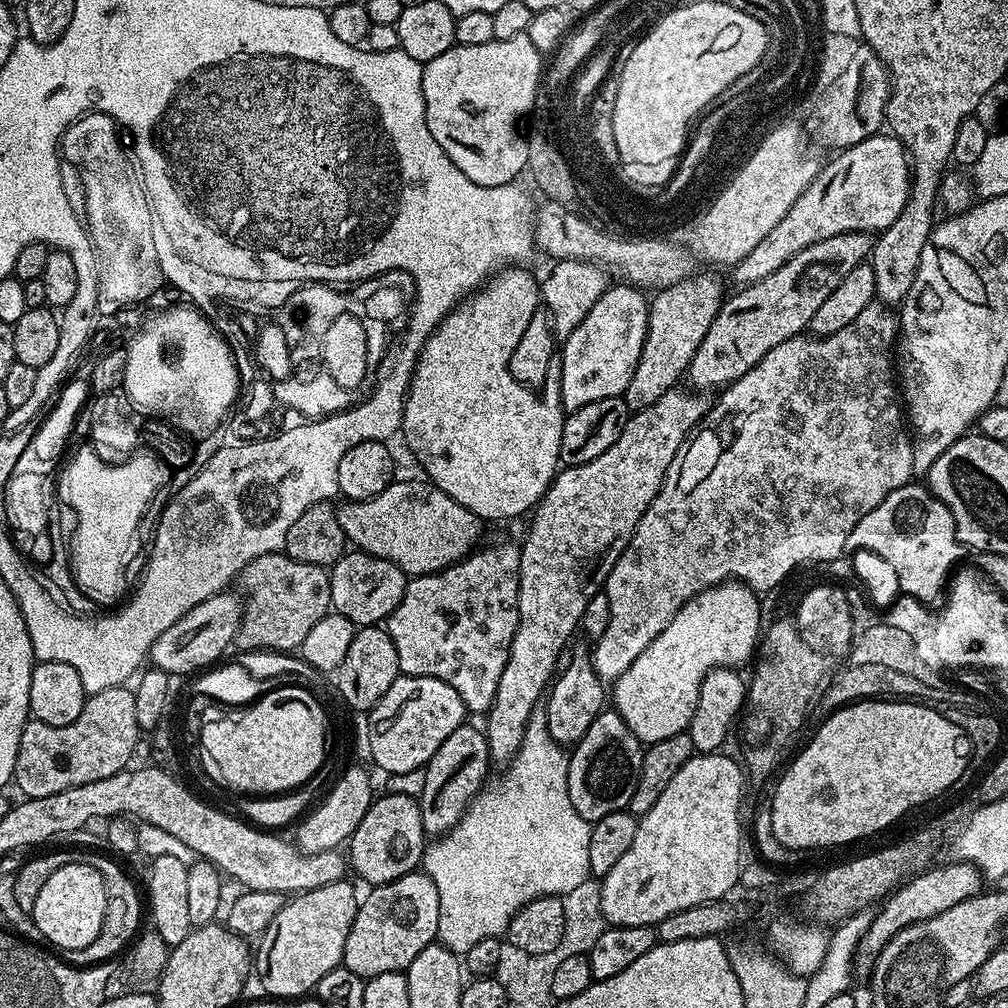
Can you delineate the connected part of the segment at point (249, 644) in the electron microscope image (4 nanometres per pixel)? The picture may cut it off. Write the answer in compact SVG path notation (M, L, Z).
M283 551L254 558L238 577L244 612L240 615L235 647L241 653L268 649L288 654L299 649L302 638L332 608L328 578L329 573L321 565L304 564L285 556Z

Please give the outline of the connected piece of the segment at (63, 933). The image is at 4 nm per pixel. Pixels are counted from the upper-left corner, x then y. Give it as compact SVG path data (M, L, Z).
M82 863L63 864L50 874L50 878L46 878L46 882L42 882L42 890L38 890L32 903L30 919L53 949L65 948L68 954L75 954L100 936L100 931L106 926L107 915L108 885L92 864Z

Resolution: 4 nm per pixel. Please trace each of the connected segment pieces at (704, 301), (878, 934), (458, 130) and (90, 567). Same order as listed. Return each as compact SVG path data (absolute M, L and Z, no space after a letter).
M693 274L669 288L661 288L651 297L648 306L648 329L634 370L630 386L626 386L623 397L629 413L641 412L650 407L662 394L673 391L676 384L687 373L690 362L710 330L710 322L718 314L726 299L724 284L713 274Z
M953 859L951 863L942 864L930 872L921 871L911 878L905 879L879 905L880 913L877 911L873 915L866 934L860 939L860 944L856 948L854 968L857 973L871 973L878 954L884 949L886 942L890 942L890 938L894 938L894 934L898 934L898 930L902 930L914 922L930 918L934 914L940 914L942 910L948 910L950 906L958 906L958 902L971 896L977 896L982 891L982 884L980 884L982 877L976 865L968 863L967 860L957 859Z
M525 34L505 40L494 39L486 42L486 46L456 44L424 64L422 94L426 126L430 126L434 142L442 146L450 162L454 162L470 182L487 188L511 184L520 171L528 168L529 143L525 133L520 133L520 119L536 100L536 91L540 88L540 60L541 52L534 50L534 42Z
M85 446L69 455L68 465L66 460L58 472L59 503L68 504L78 516L77 532L70 539L72 577L93 605L115 605L125 599L129 588L124 571L136 556L136 527L156 491L166 484L165 465L155 455L140 455L123 464L104 464Z

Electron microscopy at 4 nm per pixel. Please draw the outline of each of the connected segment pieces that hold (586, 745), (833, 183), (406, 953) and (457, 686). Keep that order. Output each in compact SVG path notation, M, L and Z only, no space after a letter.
M605 710L590 722L590 730L581 740L574 745L568 757L568 793L570 802L574 802L574 810L583 820L595 822L606 818L606 814L625 811L634 794L634 786L638 786L638 774L642 770L642 758L644 757L645 745L641 744L639 738L626 726L626 722L615 710Z
M869 134L865 140L858 142L854 146L837 151L832 161L825 163L821 167L820 173L810 182L810 186L790 206L786 218L746 254L731 269L732 280L736 286L747 286L766 278L768 274L774 274L778 266L790 262L798 250L806 250L806 246L814 246L814 242L822 242L822 238L834 238L834 234L839 232L867 232L869 234L879 234L885 228L902 214L902 210L908 204L908 194L910 191L910 176L906 171L904 173L904 164L906 168L906 153L899 140L891 134Z
M417 870L389 884L375 885L369 892L372 893L370 893L365 900L363 897L363 899L359 901L356 917L350 926L350 934L346 934L346 950L344 951L344 958L342 961L343 967L354 970L354 974L358 974L365 978L371 978L378 974L386 974L387 972L404 972L410 966L410 962L414 962L414 958L418 958L418 954L422 954L422 950L426 950L426 946L437 939L440 907L438 906L438 886L436 885L436 881L431 880L423 871Z
M515 543L513 545L492 544L489 548L484 547L477 547L469 552L463 560L459 560L457 564L451 564L450 567L442 569L441 572L411 577L407 586L404 587L402 602L398 602L398 606L388 615L386 621L388 633L394 642L394 650L398 650L398 666L403 675L429 676L446 682L446 686L454 686L454 690L458 690L458 694L462 698L465 709L469 713L480 712L480 714L487 713L488 709L491 708L494 694L498 694L498 680L502 678L502 670L506 670L510 642L514 642L514 634L518 630L518 582L520 581L520 549Z

